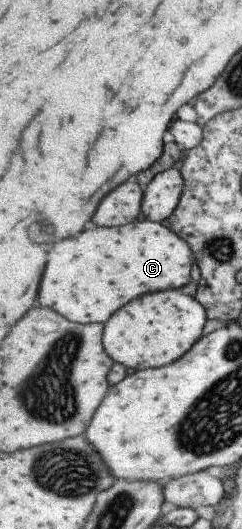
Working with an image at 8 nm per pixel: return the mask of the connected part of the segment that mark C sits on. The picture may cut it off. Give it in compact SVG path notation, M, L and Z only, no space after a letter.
M138 220L120 228L94 228L78 238L58 242L48 254L40 304L72 322L110 321L123 306L148 293L181 289L192 281L195 252L179 234L160 222Z

